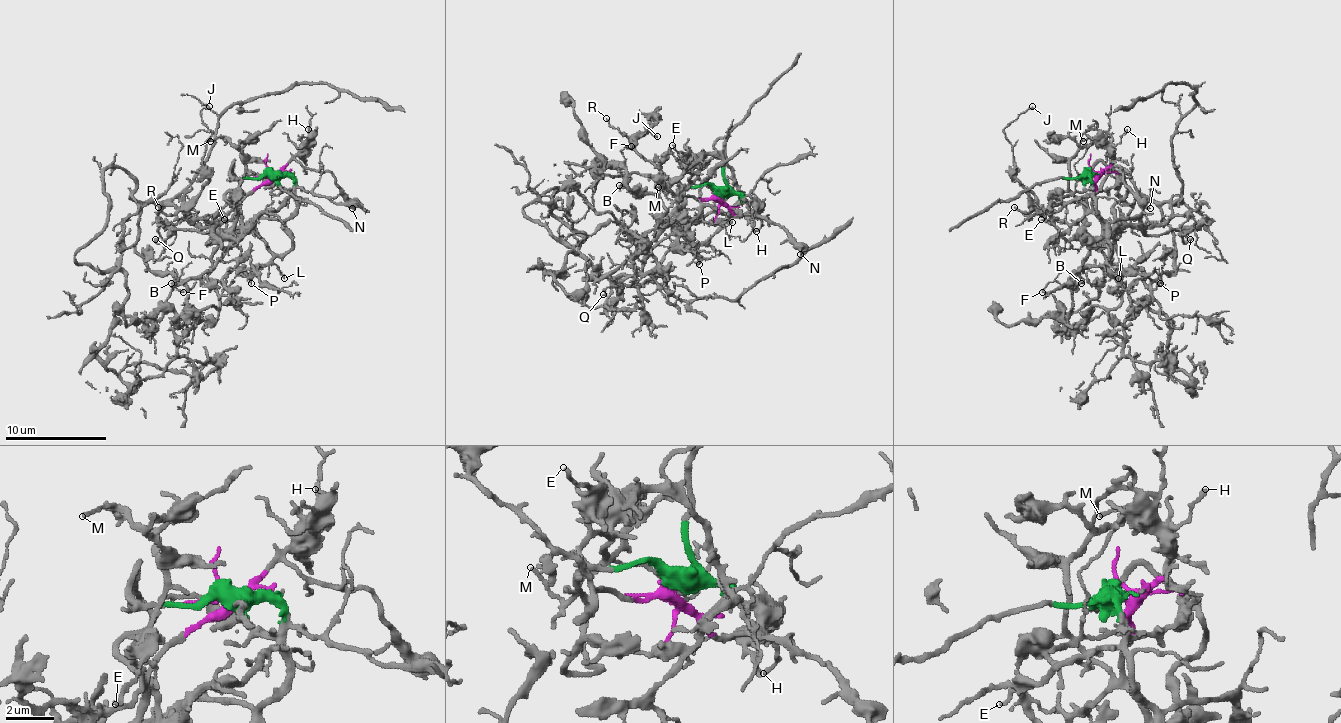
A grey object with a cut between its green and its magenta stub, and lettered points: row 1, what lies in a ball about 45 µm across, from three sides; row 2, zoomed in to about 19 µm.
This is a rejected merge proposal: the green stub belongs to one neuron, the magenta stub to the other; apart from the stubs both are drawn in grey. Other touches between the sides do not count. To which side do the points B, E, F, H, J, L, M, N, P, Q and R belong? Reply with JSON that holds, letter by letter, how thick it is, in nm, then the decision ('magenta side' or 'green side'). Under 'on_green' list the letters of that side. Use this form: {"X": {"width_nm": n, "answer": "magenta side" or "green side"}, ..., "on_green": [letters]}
{"B": {"width_nm": 110, "answer": "magenta side"}, "E": {"width_nm": 130, "answer": "magenta side"}, "F": {"width_nm": 110, "answer": "magenta side"}, "H": {"width_nm": 120, "answer": "magenta side"}, "J": {"width_nm": 110, "answer": "magenta side"}, "L": {"width_nm": 100, "answer": "green side"}, "M": {"width_nm": 120, "answer": "magenta side"}, "N": {"width_nm": 380, "answer": "magenta side"}, "P": {"width_nm": 100, "answer": "green side"}, "Q": {"width_nm": 200, "answer": "green side"}, "R": {"width_nm": 120, "answer": "magenta side"}, "on_green": ["L", "P", "Q"]}

